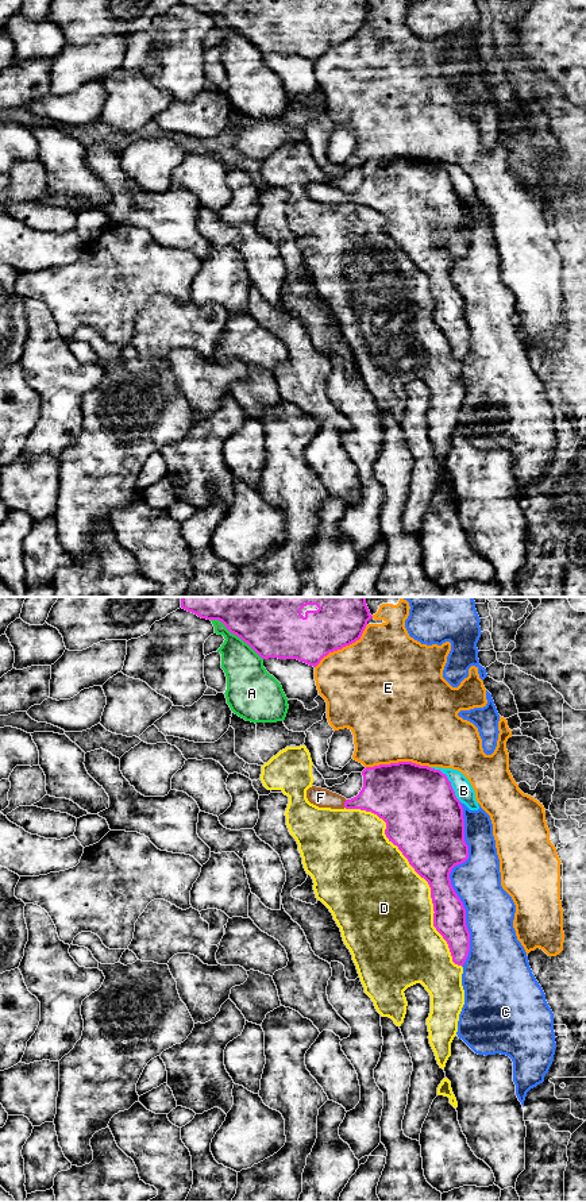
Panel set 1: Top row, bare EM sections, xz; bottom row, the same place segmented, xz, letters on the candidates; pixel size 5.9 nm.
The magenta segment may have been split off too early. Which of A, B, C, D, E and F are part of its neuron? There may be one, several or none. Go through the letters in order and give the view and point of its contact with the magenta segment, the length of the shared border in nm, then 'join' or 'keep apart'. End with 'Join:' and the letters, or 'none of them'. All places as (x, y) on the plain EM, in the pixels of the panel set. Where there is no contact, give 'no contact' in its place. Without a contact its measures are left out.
A: xz (236, 30) | 400 nm | keep apart
B: xz (448, 176) | 280 nm | keep apart
C: xz (450, 277) | 1000 nm | keep apart
D: xz (420, 270) | 1200 nm | keep apart
E: xz (398, 157) | 380 nm | keep apart
F: xz (344, 199) | 50 nm | join
Join: F

